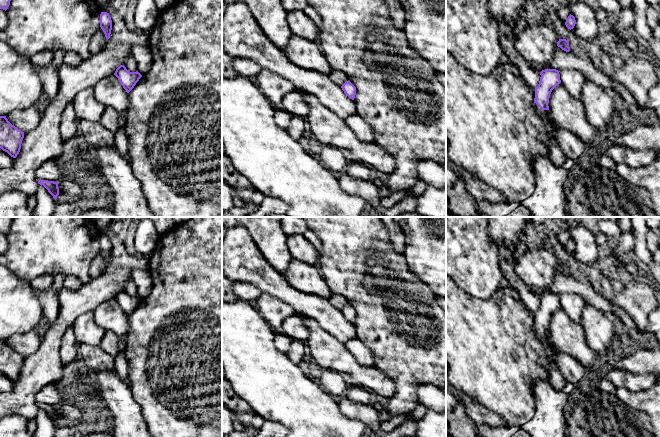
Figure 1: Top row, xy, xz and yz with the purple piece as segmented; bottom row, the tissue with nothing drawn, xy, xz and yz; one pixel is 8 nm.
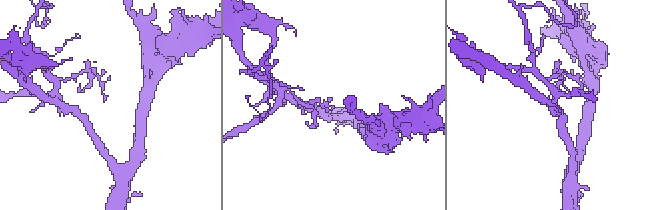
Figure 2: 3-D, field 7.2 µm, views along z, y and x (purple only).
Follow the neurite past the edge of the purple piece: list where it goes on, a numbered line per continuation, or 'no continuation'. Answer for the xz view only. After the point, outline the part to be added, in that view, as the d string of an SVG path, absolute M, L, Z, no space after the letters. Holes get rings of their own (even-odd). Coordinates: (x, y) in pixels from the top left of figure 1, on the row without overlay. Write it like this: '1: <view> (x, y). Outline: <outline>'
no continuation

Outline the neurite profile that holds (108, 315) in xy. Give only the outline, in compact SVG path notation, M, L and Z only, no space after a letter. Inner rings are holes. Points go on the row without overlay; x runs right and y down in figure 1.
M115 299L101 303L94 311L94 321L106 331L114 332L118 338L127 340L130 325L129 317Z

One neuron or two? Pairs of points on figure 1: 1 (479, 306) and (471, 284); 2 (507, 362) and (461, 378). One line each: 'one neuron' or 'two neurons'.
1: two neurons
2: one neuron

